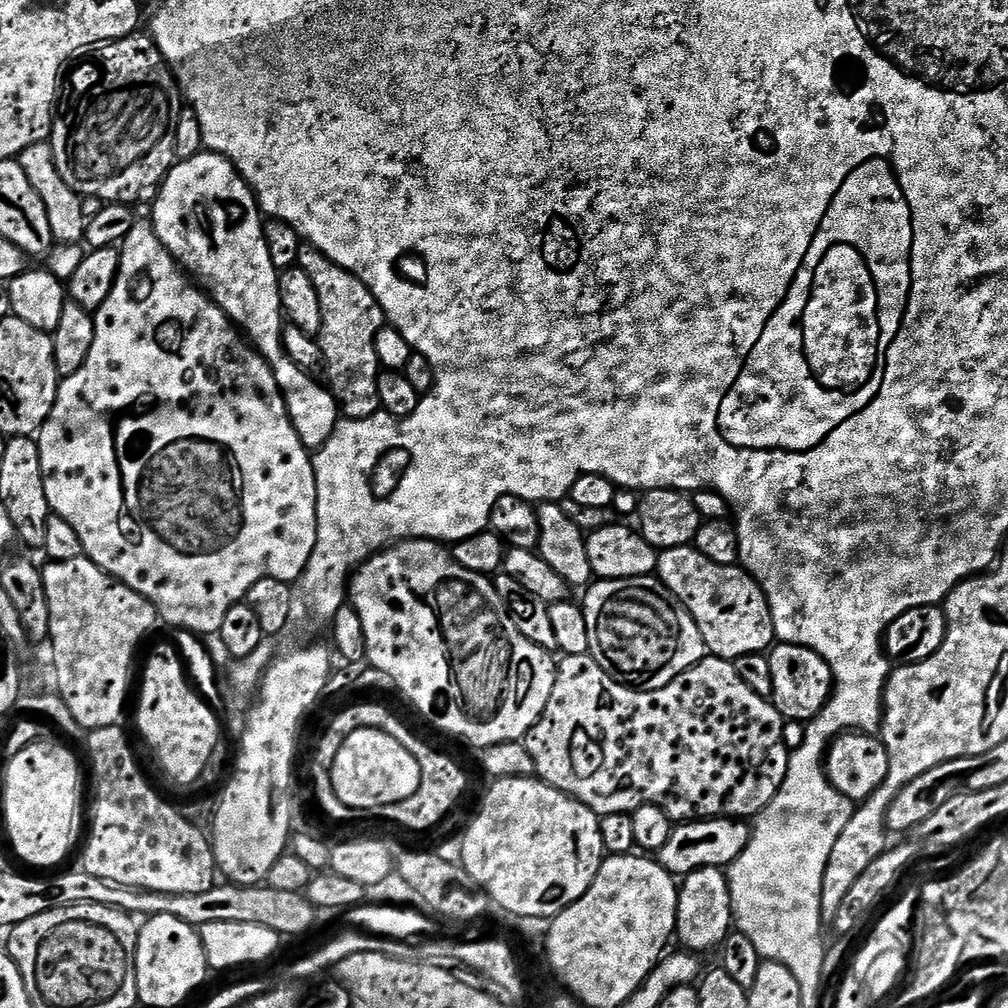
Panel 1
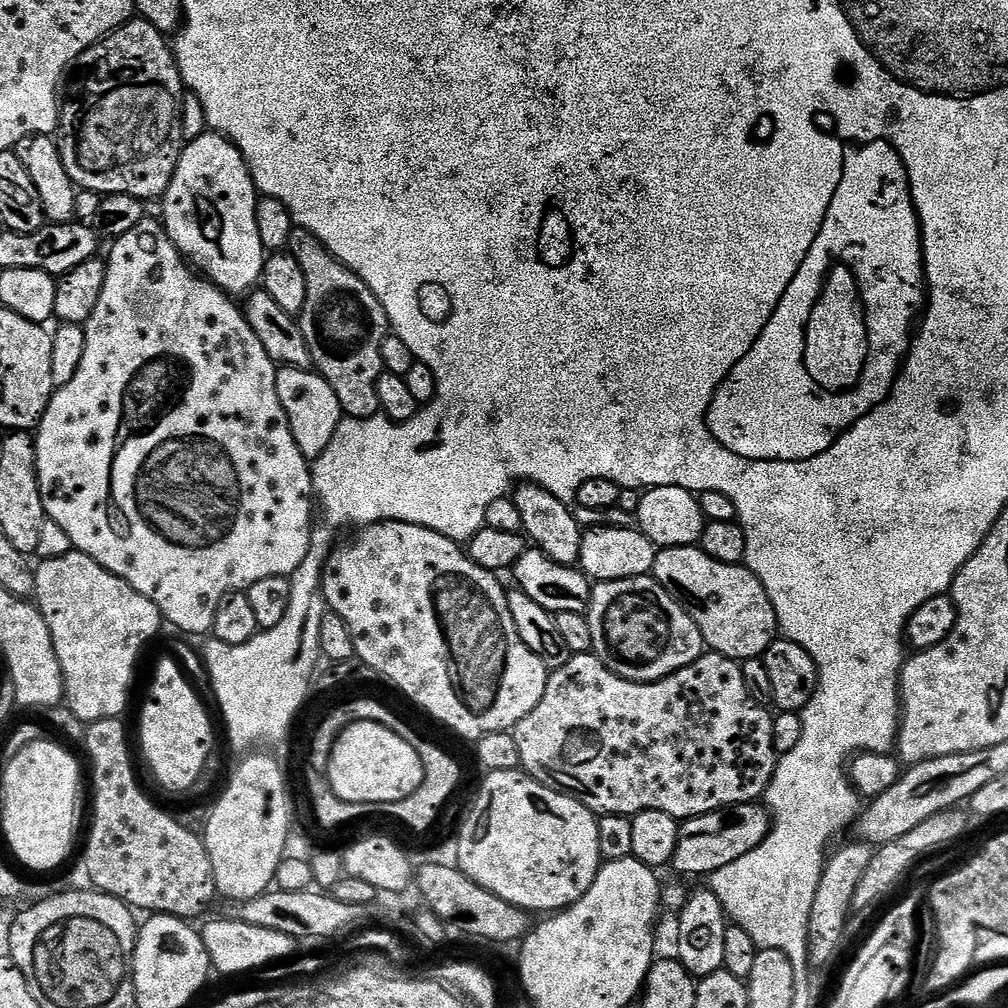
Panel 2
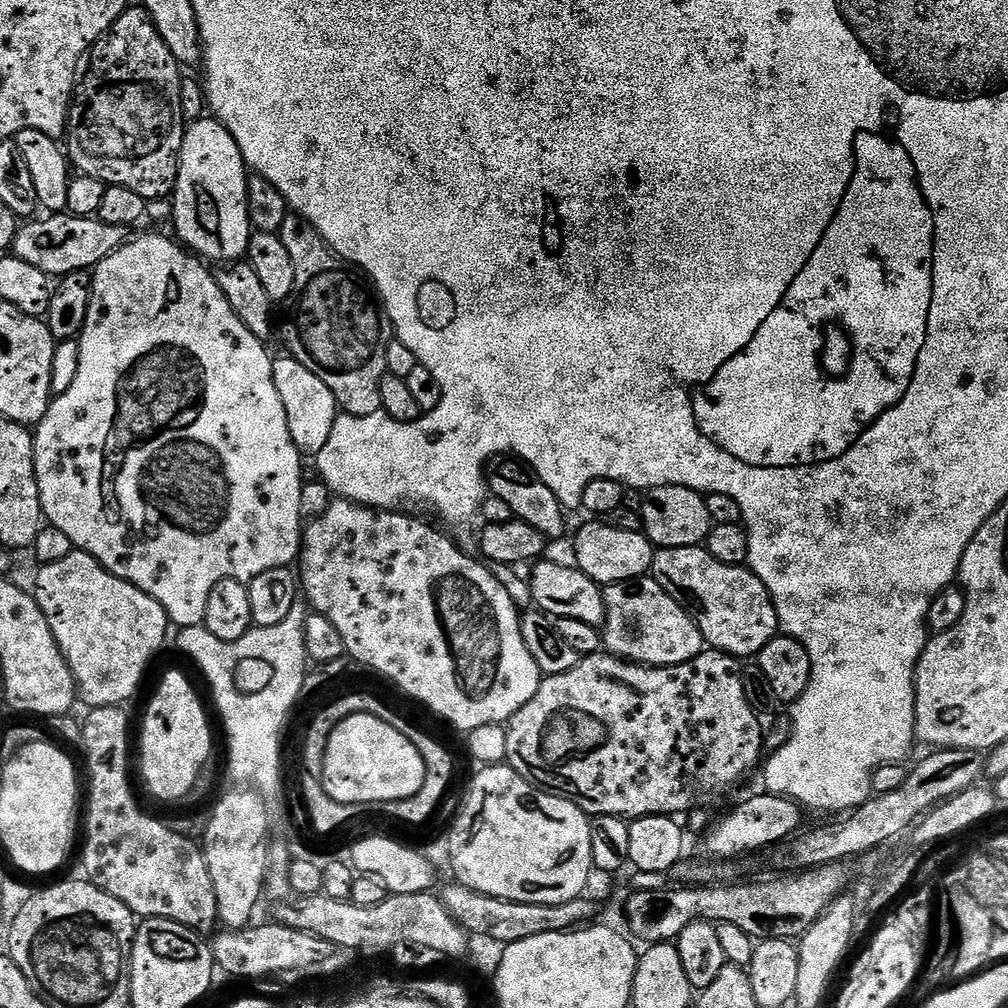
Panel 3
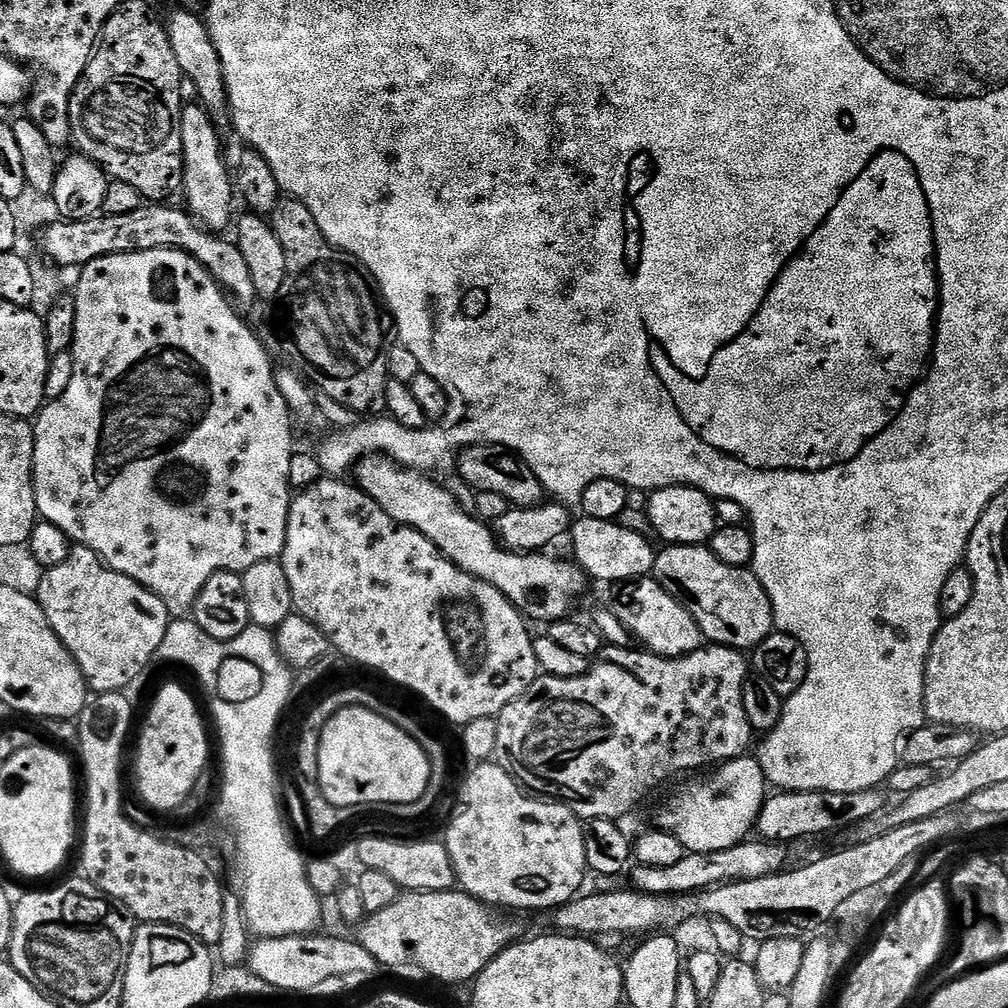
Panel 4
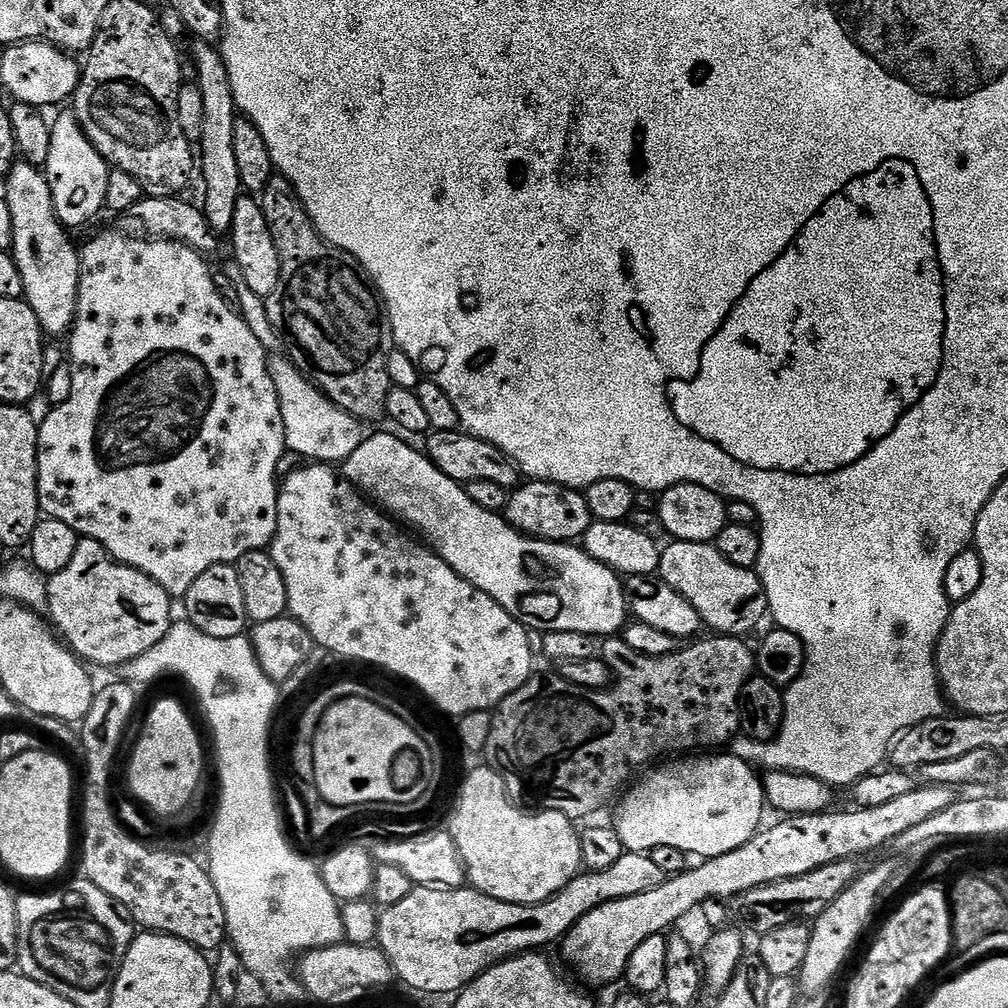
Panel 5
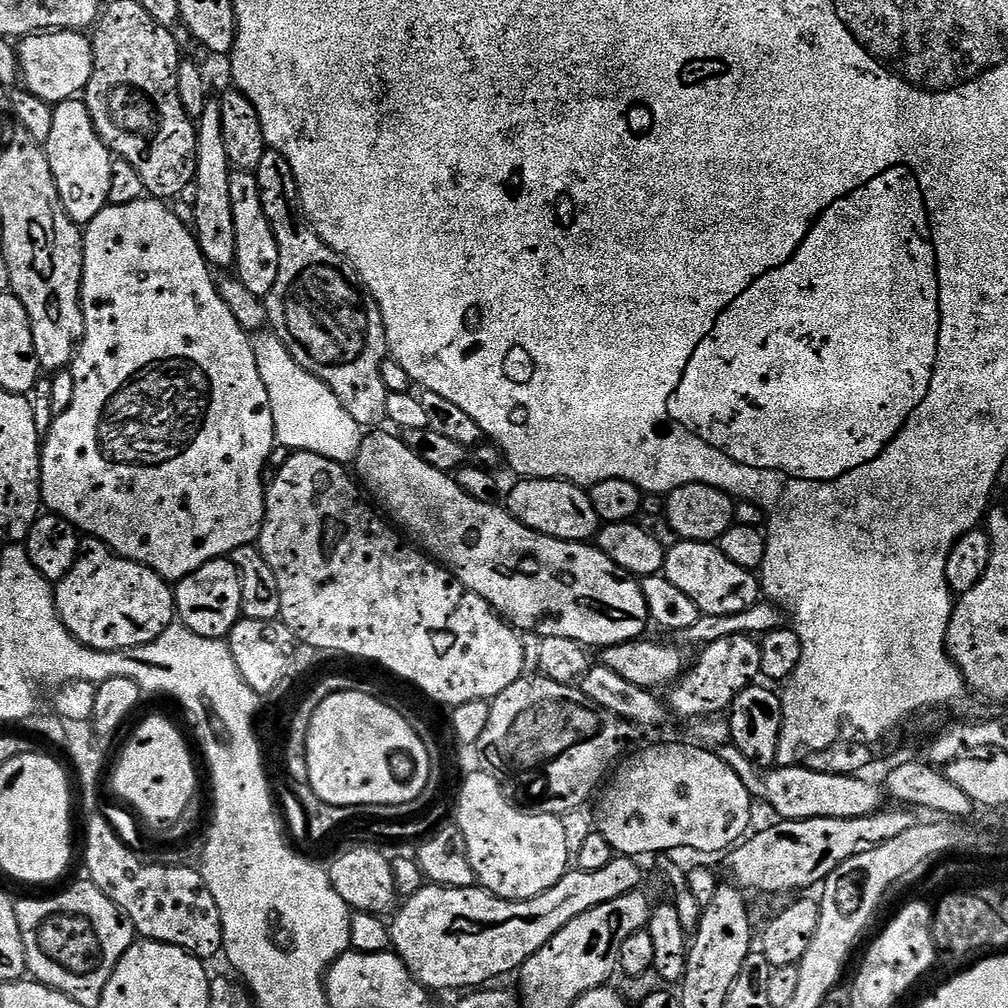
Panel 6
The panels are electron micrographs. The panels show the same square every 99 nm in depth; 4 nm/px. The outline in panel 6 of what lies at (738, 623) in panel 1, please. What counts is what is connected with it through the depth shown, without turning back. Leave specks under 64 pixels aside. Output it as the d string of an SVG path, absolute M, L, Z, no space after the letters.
M680 540L671 545L664 557L662 575L674 582L678 590L690 594L703 614L742 614L742 610L750 610L750 606L759 604L762 599L757 573L738 566L738 562L730 562L730 558L726 558L726 554L722 554L722 550L712 542Z

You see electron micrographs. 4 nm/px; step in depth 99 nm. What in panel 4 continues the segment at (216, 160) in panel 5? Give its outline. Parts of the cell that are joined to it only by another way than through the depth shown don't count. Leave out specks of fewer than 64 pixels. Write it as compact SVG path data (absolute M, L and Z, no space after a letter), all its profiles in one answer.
M176 8L166 16L168 41L170 50L174 50L174 58L178 58L181 76L189 76L200 95L199 103L212 116L217 129L227 129L230 124L228 95L226 94L226 78L222 74L222 62L218 58L218 50L208 33L207 23L196 17L195 11L187 8Z

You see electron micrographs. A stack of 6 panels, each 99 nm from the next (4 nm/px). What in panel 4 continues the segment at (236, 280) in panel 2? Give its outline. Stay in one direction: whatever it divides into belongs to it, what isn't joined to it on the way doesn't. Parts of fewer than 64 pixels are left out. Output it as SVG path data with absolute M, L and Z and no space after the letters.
M199 103L189 104L180 113L182 122L182 146L184 147L184 183L182 185L182 196L188 199L187 211L196 217L197 224L207 228L209 232L223 233L224 227L231 225L234 220L232 216L232 196L234 200L234 180L230 175L230 164L224 161L224 148L220 145L221 133L212 121L211 114Z

